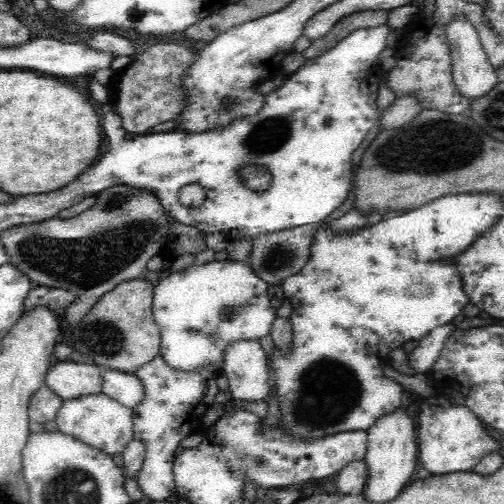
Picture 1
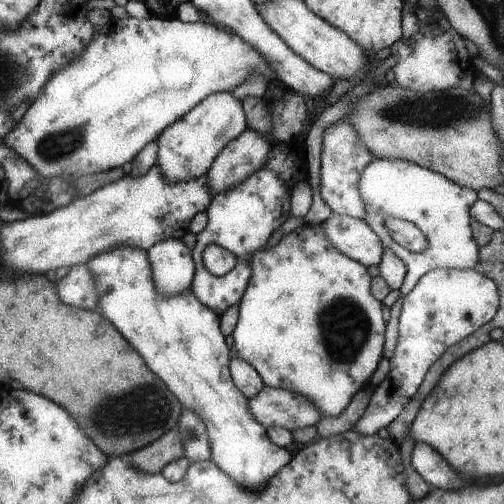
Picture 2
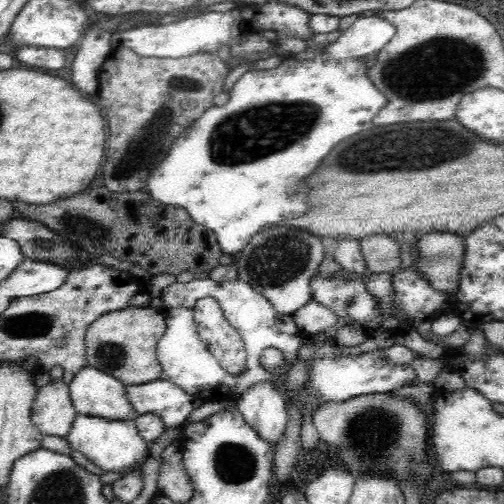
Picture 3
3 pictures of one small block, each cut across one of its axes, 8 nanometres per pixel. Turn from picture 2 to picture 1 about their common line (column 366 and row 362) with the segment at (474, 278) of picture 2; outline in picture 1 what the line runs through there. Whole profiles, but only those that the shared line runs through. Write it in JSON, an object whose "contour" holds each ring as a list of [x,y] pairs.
{"contour":[[[450,322],[450,324],[444,324],[440,328],[434,328],[428,336],[424,336],[418,342],[418,346],[408,354],[408,364],[412,366],[412,370],[416,374],[428,374],[428,370],[440,358],[444,344],[454,330],[456,330],[456,326]]]}

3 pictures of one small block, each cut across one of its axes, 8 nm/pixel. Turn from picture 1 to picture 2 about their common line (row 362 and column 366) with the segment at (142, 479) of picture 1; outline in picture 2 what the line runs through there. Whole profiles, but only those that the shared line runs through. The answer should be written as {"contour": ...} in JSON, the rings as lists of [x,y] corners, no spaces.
{"contour":[[[347,118],[333,122],[325,128],[321,146],[321,164],[319,164],[319,182],[321,182],[319,194],[323,202],[333,210],[333,214],[357,220],[365,218],[365,204],[359,194],[359,176],[365,170],[365,166],[373,160],[375,156],[363,144],[359,144],[359,136],[351,126],[351,122],[347,122]]]}

